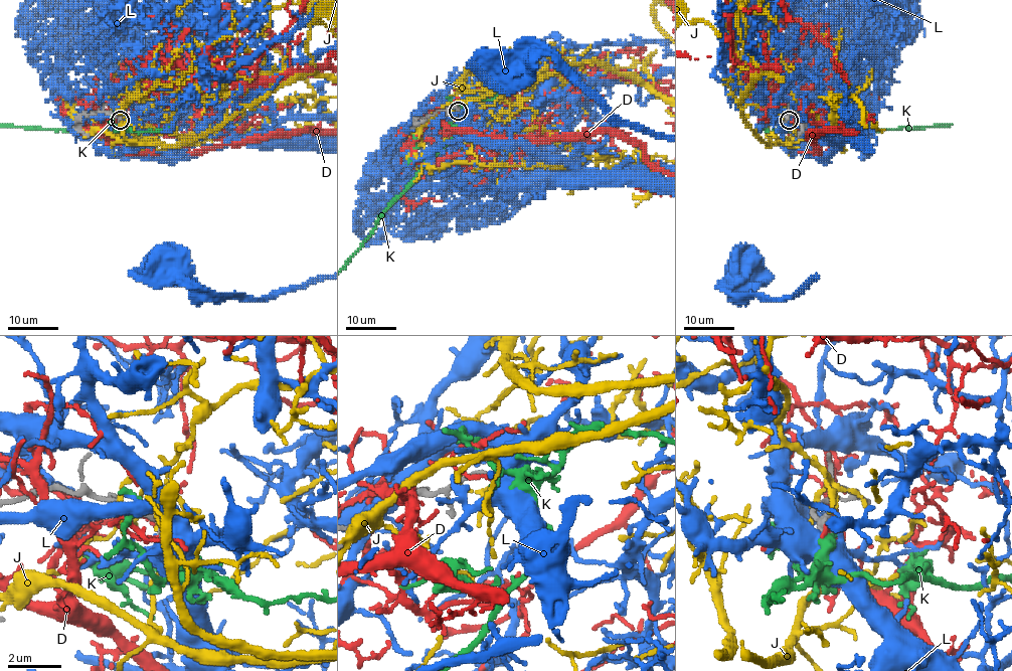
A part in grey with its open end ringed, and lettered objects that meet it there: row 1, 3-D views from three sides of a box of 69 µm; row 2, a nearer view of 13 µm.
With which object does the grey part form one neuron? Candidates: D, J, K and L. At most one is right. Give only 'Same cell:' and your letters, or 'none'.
Same cell: none

